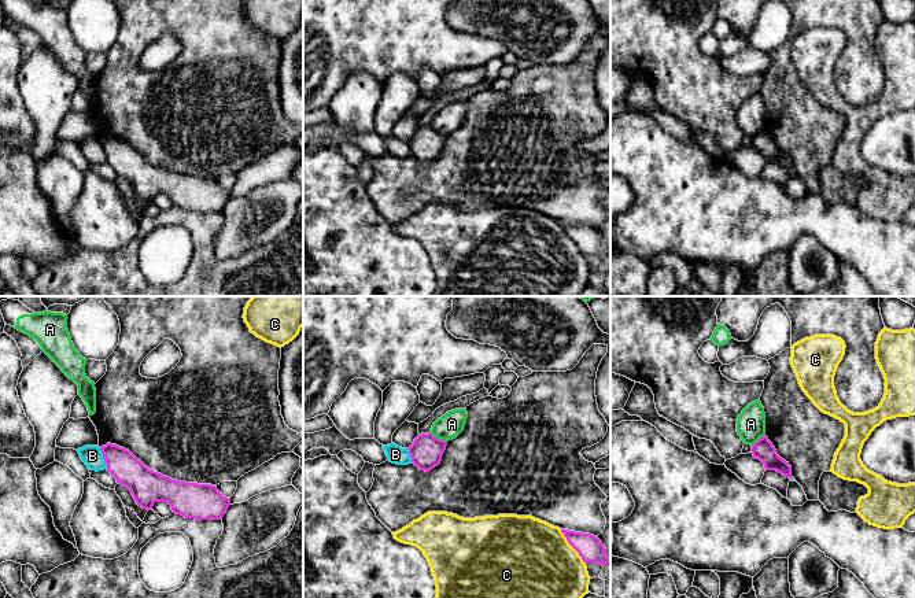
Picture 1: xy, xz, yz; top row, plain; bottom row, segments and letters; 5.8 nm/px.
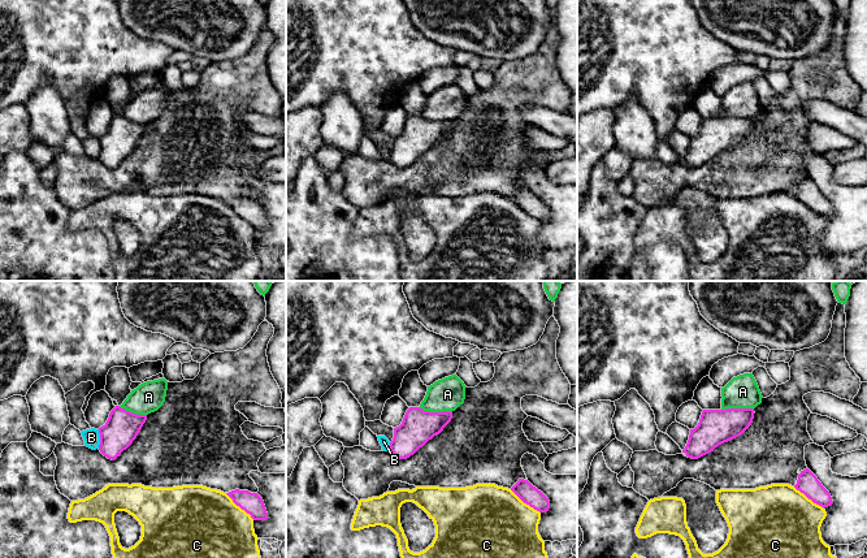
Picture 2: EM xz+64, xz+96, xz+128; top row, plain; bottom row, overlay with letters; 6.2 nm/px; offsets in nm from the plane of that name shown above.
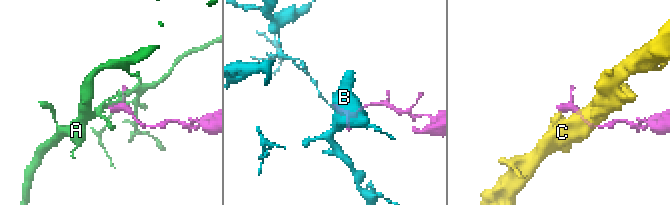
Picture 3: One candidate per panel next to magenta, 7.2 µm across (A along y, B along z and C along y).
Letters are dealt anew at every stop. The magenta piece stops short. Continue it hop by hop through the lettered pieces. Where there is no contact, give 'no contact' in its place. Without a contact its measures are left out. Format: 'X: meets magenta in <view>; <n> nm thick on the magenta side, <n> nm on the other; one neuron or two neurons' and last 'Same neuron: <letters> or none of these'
A: meets magenta in xz; 190 nm thick on the magenta side, 150 nm on the other; two neurons
B: meets magenta in xy; 180 nm thick on the magenta side, 120 nm on the other; two neurons
C: meets magenta in xz; 150 nm thick on the magenta side, 500 nm on the other; two neurons
Same neuron: none of these

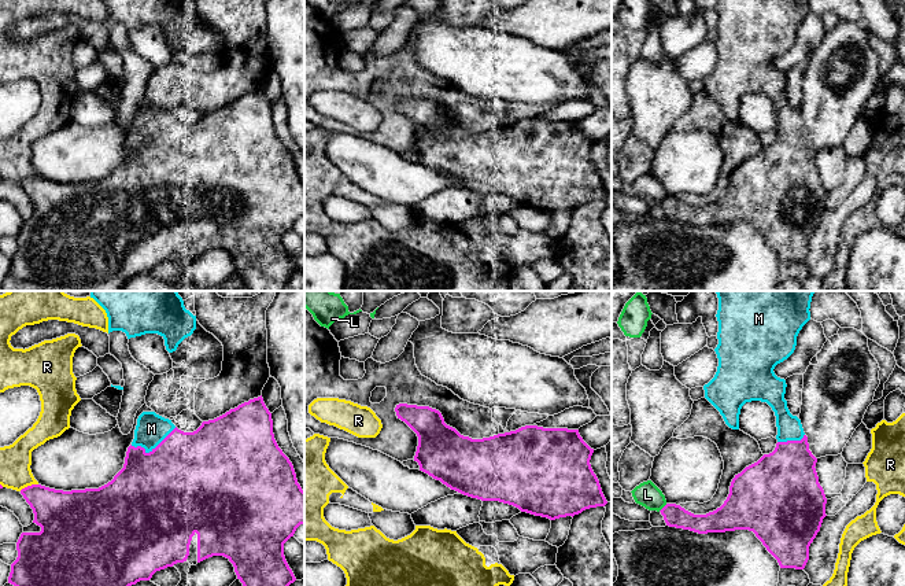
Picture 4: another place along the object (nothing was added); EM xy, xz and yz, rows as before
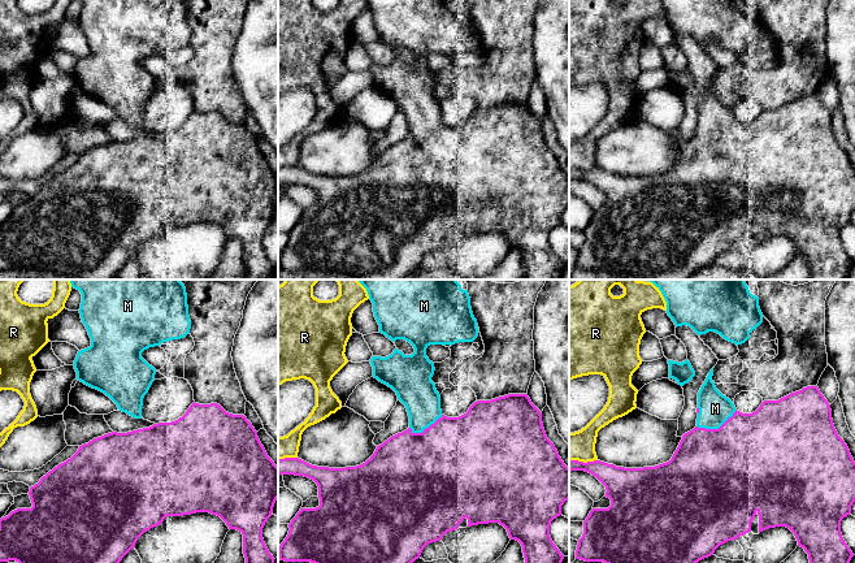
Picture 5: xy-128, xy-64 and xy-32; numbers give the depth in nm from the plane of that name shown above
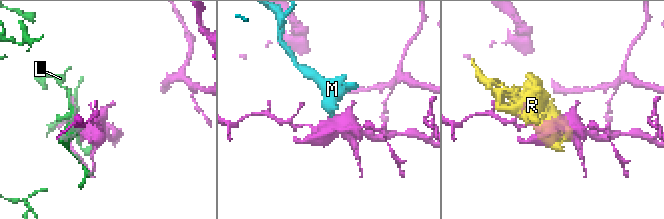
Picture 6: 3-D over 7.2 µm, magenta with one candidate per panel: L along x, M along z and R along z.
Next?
L: meets magenta in yz; 130 nm thick on the magenta side, 150 nm on the other; two neurons
M: meets magenta in xy; 500 nm thick on the magenta side, 180 nm on the other; one neuron
R: meets magenta in xy; 280 nm thick on the magenta side, 190 nm on the other; two neurons
Same neuron: M

